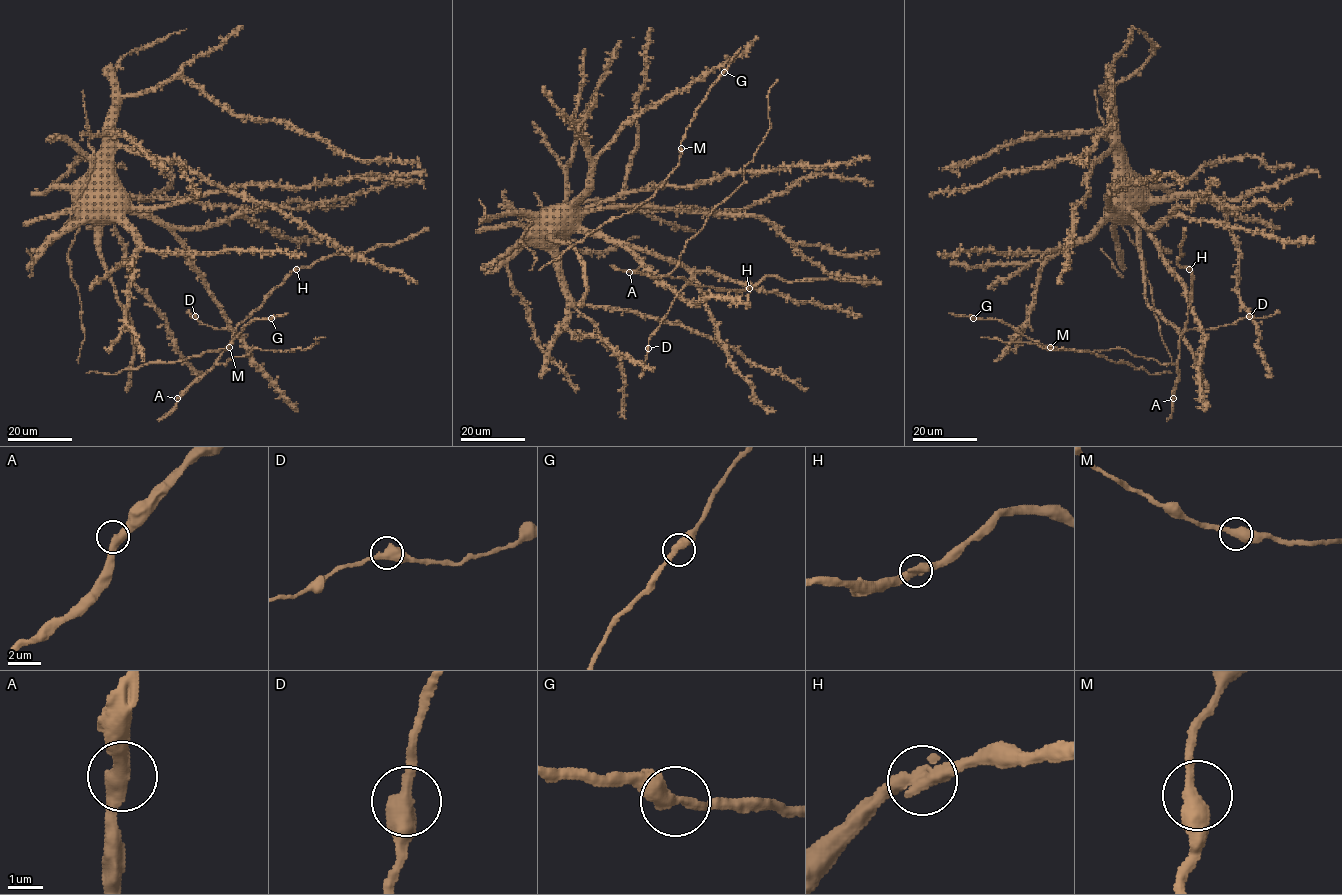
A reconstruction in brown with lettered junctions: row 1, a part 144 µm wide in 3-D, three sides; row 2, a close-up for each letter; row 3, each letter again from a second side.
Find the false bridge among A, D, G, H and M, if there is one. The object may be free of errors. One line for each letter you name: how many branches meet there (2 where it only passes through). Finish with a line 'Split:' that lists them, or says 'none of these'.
Split: none of these

